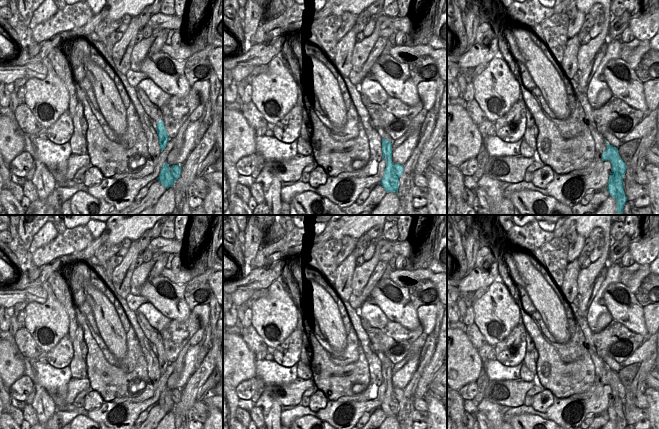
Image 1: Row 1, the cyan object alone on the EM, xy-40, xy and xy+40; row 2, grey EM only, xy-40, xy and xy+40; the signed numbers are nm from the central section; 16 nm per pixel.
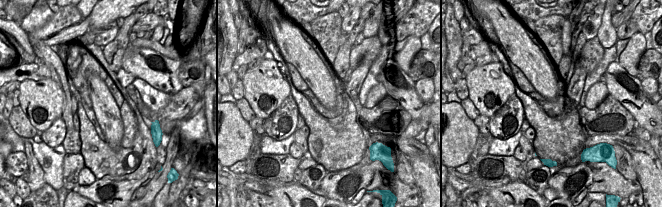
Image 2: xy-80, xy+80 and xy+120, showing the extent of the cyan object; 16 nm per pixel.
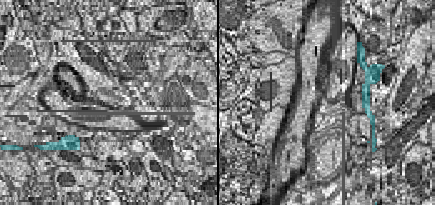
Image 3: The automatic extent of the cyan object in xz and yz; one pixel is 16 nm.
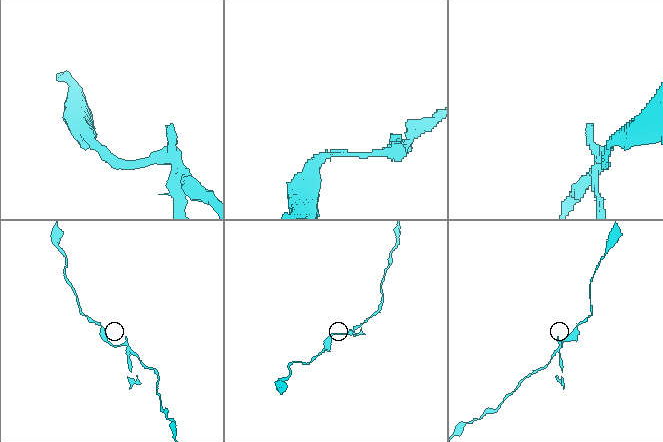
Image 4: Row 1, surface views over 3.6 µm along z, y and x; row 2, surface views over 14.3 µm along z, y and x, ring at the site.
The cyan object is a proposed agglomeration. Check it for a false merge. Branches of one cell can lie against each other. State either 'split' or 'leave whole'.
split

